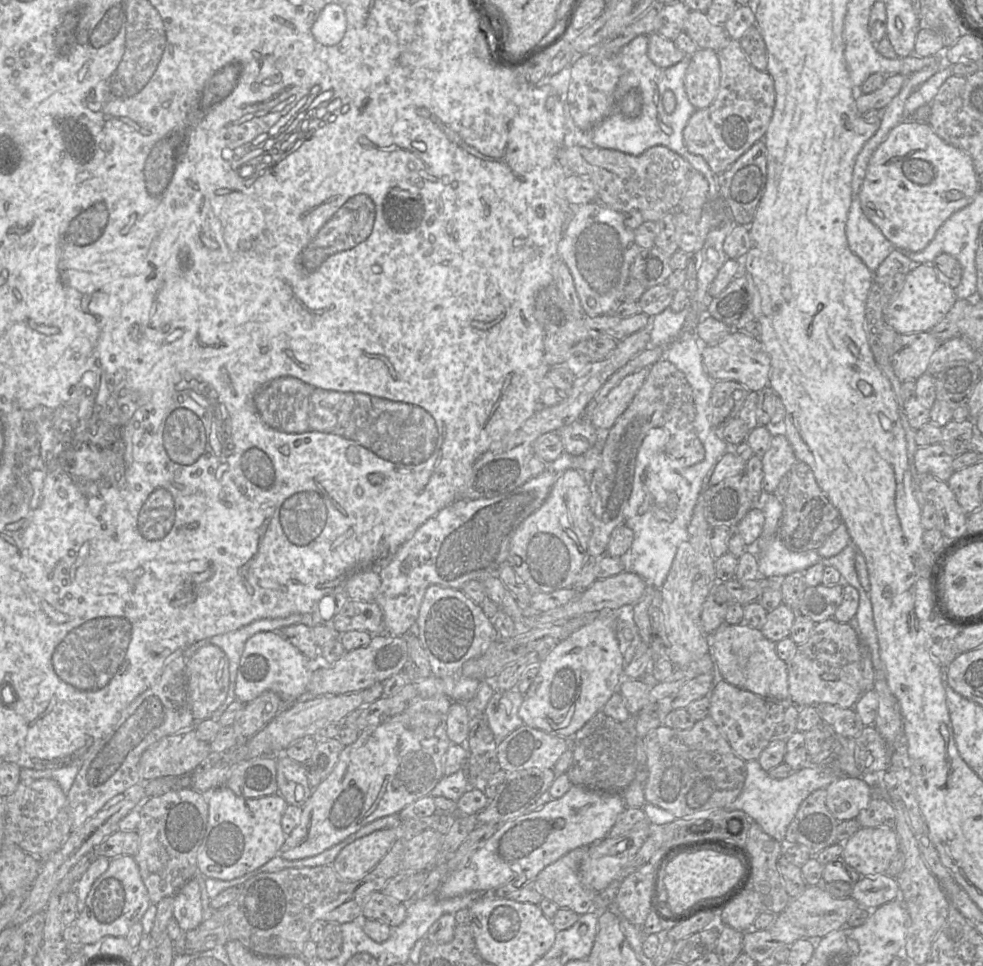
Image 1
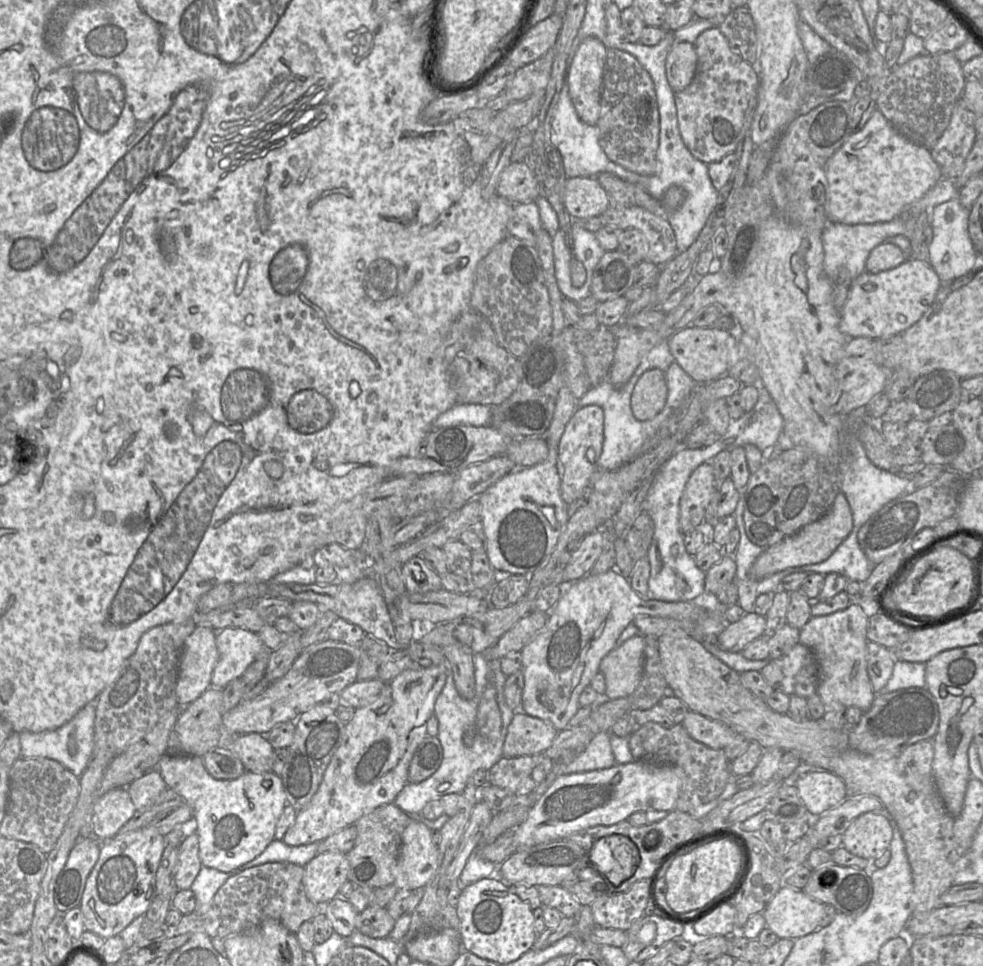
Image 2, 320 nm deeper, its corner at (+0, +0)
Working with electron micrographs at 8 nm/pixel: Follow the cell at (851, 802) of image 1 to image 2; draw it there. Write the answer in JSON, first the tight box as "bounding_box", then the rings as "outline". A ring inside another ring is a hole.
{"bounding_box":[792,763,847,818],"outline":[[[801,763],[792,782],[812,818],[817,818],[847,798],[844,781],[836,774]]]}

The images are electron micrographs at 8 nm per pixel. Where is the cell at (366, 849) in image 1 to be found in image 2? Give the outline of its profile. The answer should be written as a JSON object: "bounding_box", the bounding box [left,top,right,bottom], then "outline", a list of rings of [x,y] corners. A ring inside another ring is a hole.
{"bounding_box":[303,852,349,904],"outline":[[[341,852],[317,854],[304,866],[303,886],[307,898],[315,904],[326,904],[338,897],[341,886],[348,880],[349,862]]]}

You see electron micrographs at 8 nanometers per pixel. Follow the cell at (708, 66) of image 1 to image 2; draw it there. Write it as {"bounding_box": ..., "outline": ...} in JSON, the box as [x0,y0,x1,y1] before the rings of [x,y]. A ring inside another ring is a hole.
{"bounding_box":[665,42,697,91],"outline":[[[682,42],[674,46],[665,62],[666,78],[671,89],[683,91],[693,80],[697,68],[695,46]]]}

